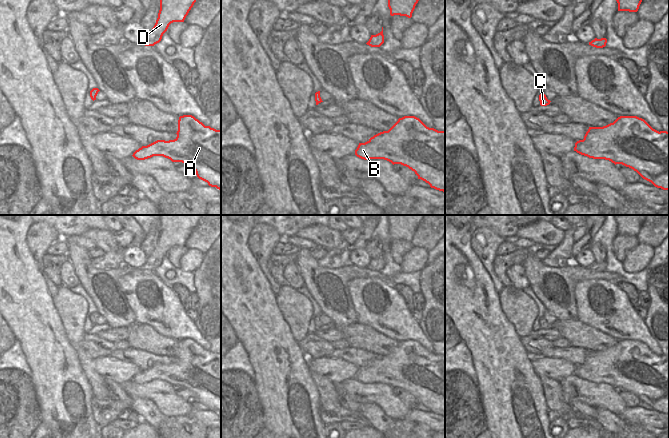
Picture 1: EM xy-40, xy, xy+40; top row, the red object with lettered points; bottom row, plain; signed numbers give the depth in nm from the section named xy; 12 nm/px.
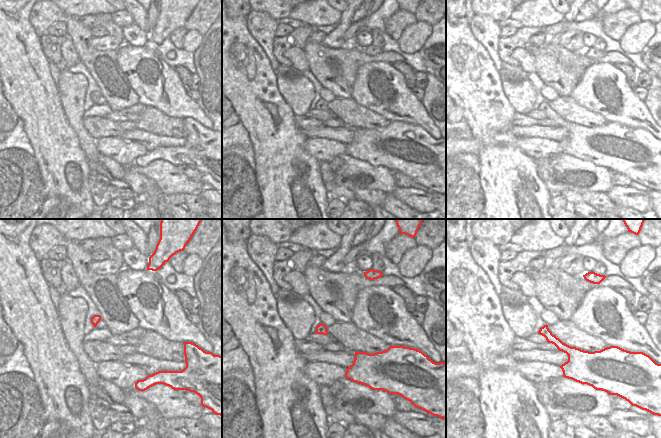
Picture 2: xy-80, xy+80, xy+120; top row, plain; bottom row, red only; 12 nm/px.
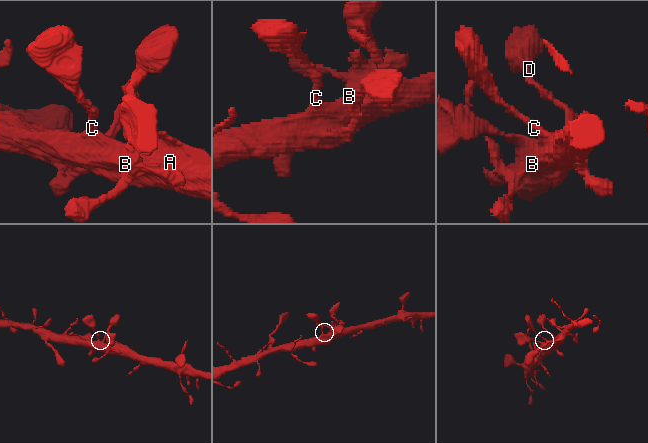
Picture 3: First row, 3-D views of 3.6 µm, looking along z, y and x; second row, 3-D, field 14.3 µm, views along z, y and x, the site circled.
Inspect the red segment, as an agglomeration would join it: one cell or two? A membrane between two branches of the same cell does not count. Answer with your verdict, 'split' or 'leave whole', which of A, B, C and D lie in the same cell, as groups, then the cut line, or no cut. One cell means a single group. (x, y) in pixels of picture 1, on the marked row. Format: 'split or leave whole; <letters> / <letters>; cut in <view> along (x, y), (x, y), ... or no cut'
leave whole; A B C D; no cut

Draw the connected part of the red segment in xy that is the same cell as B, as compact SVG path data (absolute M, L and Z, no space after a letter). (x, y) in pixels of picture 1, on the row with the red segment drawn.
M415 116L399 118L388 131L359 143L355 155L406 166L431 188L445 192L445 131L429 128Z

